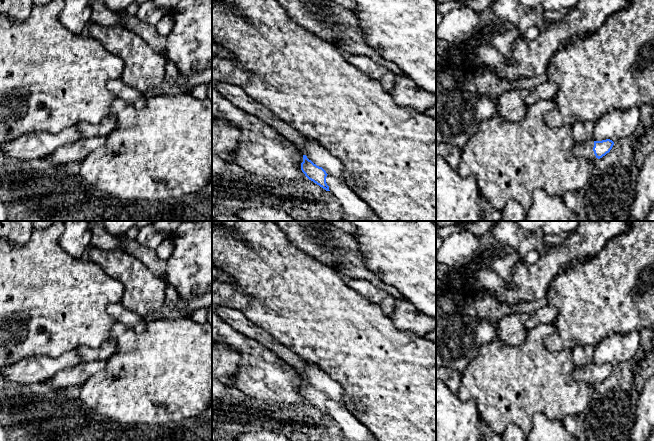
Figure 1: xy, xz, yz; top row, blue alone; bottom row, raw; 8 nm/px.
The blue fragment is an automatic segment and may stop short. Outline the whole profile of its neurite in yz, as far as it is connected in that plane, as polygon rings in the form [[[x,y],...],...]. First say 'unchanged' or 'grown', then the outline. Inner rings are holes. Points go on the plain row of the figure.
grown; [[[587,363],[581,367],[575,367],[572,371],[572,377],[577,381],[584,381],[594,386],[597,382],[600,383],[609,377],[613,369],[614,366],[610,363],[602,365]]]

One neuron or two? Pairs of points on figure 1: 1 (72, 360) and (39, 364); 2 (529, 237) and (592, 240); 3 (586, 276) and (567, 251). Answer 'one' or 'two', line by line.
1: one
2: two
3: two

